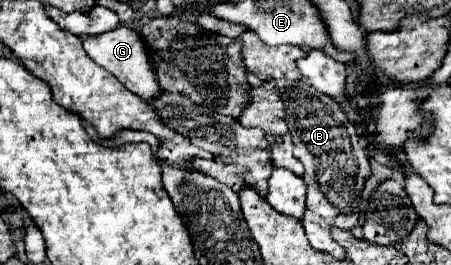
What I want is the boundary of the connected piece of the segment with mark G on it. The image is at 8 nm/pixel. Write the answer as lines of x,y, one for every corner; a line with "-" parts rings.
121,25
113,31
107,31
107,33
101,33
101,35
87,35
83,37
83,45
85,45
85,51
87,55
101,67
105,67
109,73
113,73
125,87
129,87
131,93
143,97
145,101
149,99
157,99
161,95
161,85
157,81
157,75
155,75
155,69
153,69
153,63
149,59
149,53
145,49
145,43
143,39
139,37
137,31

